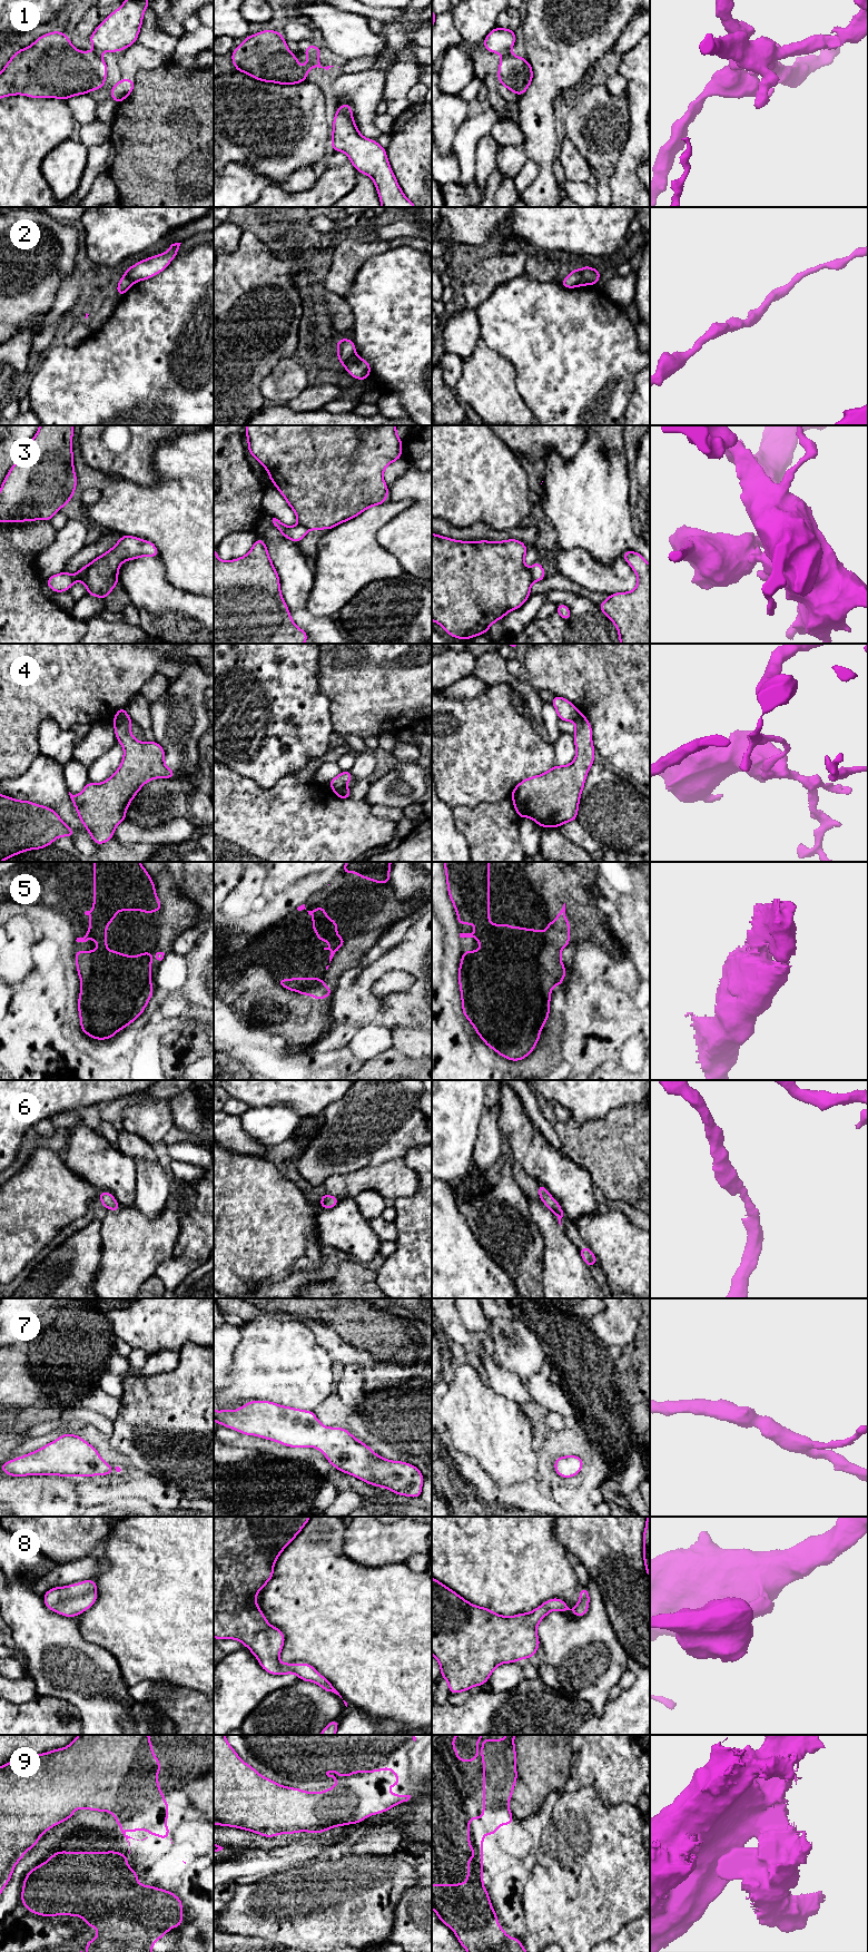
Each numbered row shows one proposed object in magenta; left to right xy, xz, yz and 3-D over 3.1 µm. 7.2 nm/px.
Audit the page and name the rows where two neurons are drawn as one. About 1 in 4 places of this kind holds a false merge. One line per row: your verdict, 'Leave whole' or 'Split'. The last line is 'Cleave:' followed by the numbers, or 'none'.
1: Split
2: Split
3: Split
4: Split
5: Leave whole
6: Leave whole
7: Leave whole
8: Leave whole
9: Leave whole
Cleave: 1, 2, 3, 4

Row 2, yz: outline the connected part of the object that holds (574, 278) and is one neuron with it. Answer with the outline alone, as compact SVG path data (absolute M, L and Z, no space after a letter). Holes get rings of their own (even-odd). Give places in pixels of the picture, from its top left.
M574 268L570 274L561 281L561 284L565 288L574 288L578 286L584 286L588 285L588 283L584 281L581 272L576 268Z

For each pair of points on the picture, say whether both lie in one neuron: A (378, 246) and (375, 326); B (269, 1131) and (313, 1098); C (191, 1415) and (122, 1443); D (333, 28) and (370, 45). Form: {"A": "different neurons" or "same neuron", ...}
{"A": "different neurons", "B": "different neurons", "C": "same neuron", "D": "same neuron"}

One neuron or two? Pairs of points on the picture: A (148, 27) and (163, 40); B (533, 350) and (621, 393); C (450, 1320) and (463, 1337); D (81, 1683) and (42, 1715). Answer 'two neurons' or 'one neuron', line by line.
A: one neuron
B: one neuron
C: one neuron
D: two neurons

